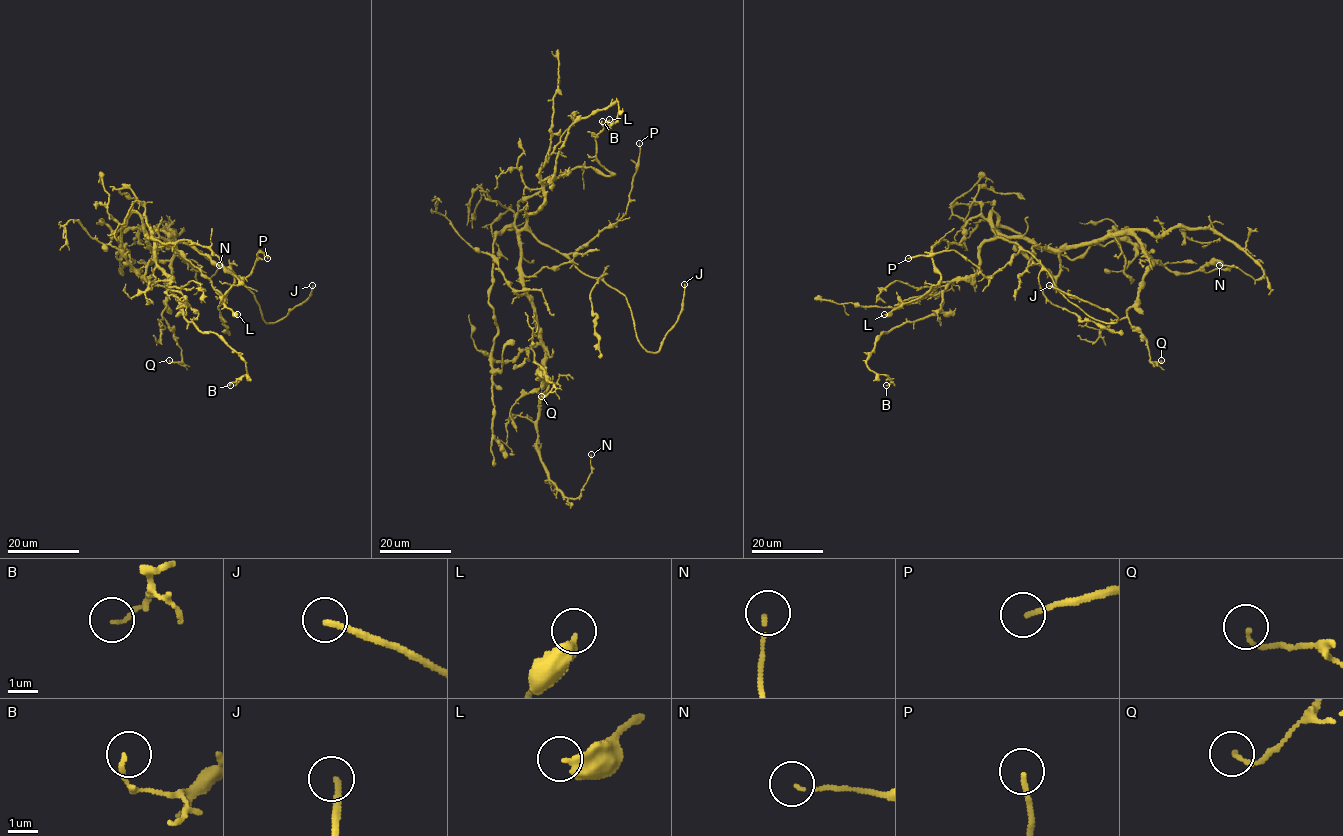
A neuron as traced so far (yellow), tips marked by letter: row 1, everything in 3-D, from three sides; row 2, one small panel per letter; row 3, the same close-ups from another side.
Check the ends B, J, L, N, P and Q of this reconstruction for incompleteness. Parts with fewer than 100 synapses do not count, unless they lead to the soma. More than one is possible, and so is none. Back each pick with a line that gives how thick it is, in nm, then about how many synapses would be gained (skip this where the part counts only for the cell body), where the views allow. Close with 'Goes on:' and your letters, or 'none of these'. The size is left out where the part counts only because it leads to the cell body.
J: calibre 190 nm
Goes on: J

